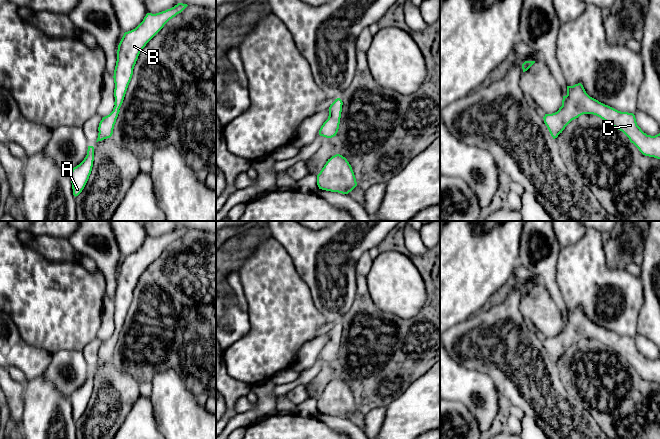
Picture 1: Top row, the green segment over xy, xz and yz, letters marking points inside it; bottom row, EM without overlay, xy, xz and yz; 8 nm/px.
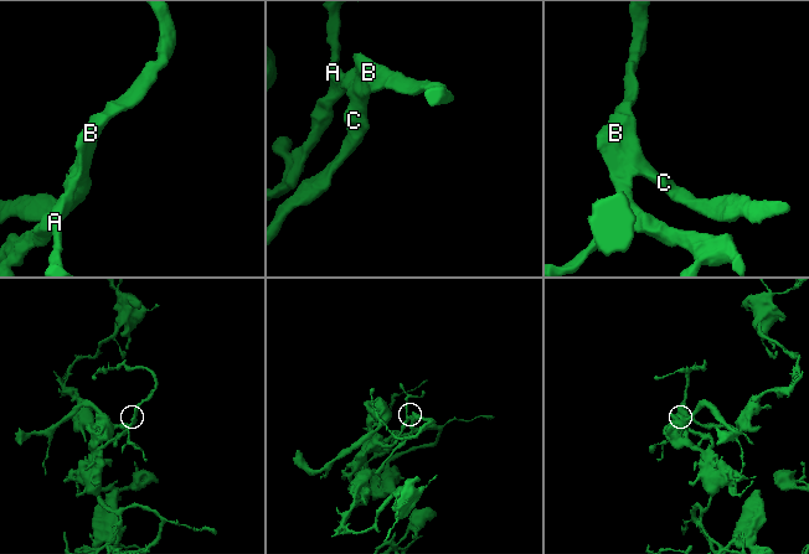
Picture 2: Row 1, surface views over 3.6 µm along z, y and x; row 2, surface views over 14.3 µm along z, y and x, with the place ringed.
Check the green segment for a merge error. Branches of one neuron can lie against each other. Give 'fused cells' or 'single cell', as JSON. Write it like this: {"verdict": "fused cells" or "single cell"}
{"verdict": "single cell"}

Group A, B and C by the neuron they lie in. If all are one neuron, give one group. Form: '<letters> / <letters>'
A B C

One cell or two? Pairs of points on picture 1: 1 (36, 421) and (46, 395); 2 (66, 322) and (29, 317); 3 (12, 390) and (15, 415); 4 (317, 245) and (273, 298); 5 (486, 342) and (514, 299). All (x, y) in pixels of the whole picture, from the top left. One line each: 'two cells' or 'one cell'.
1: one cell
2: one cell
3: one cell
4: two cells
5: one cell

